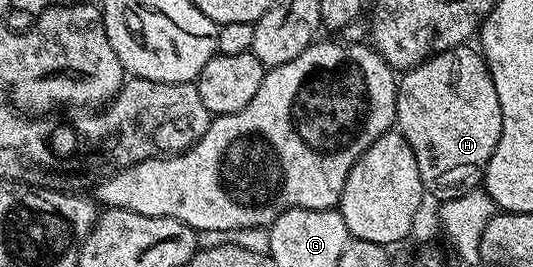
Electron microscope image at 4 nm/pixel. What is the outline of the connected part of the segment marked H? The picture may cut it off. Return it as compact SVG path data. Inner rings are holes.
M463 44L456 48L448 48L444 52L434 54L430 58L424 58L418 65L405 71L397 79L398 95L396 96L396 129L398 133L408 140L408 148L412 148L412 156L416 156L416 168L420 168L420 180L423 191L427 195L442 194L441 196L455 196L473 190L483 181L488 160L492 160L492 152L496 152L496 144L500 144L502 135L502 113L500 112L500 96L496 96L496 84L492 80L490 70L486 66L486 60L473 45Z

